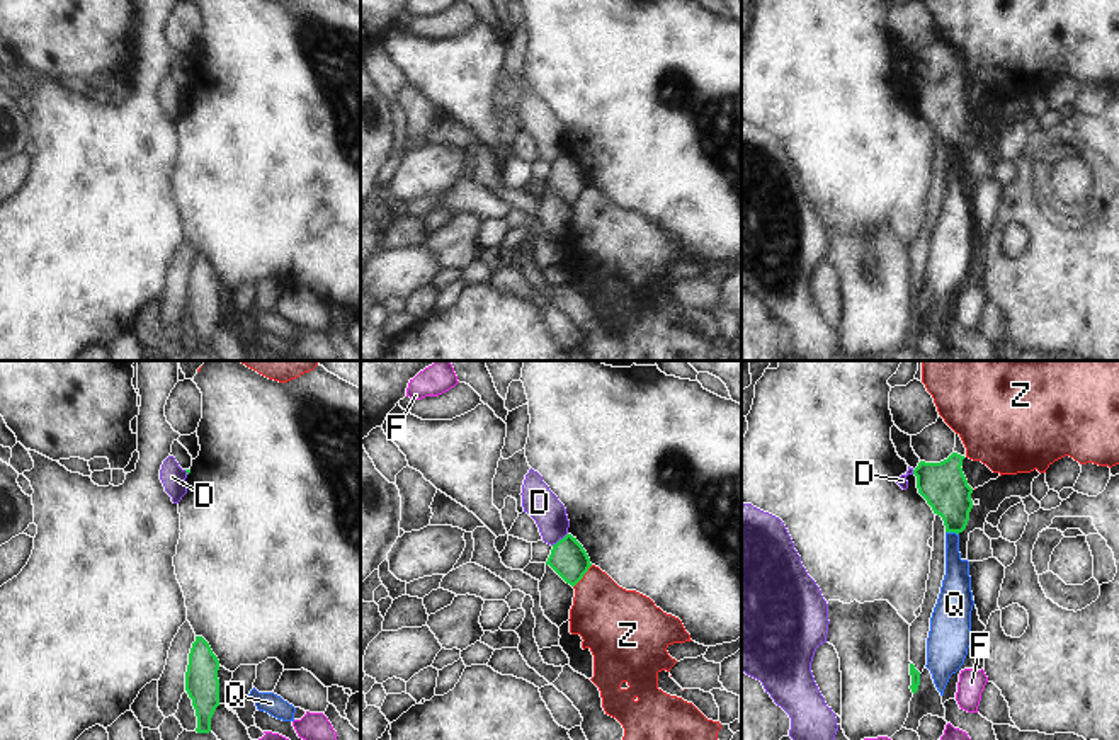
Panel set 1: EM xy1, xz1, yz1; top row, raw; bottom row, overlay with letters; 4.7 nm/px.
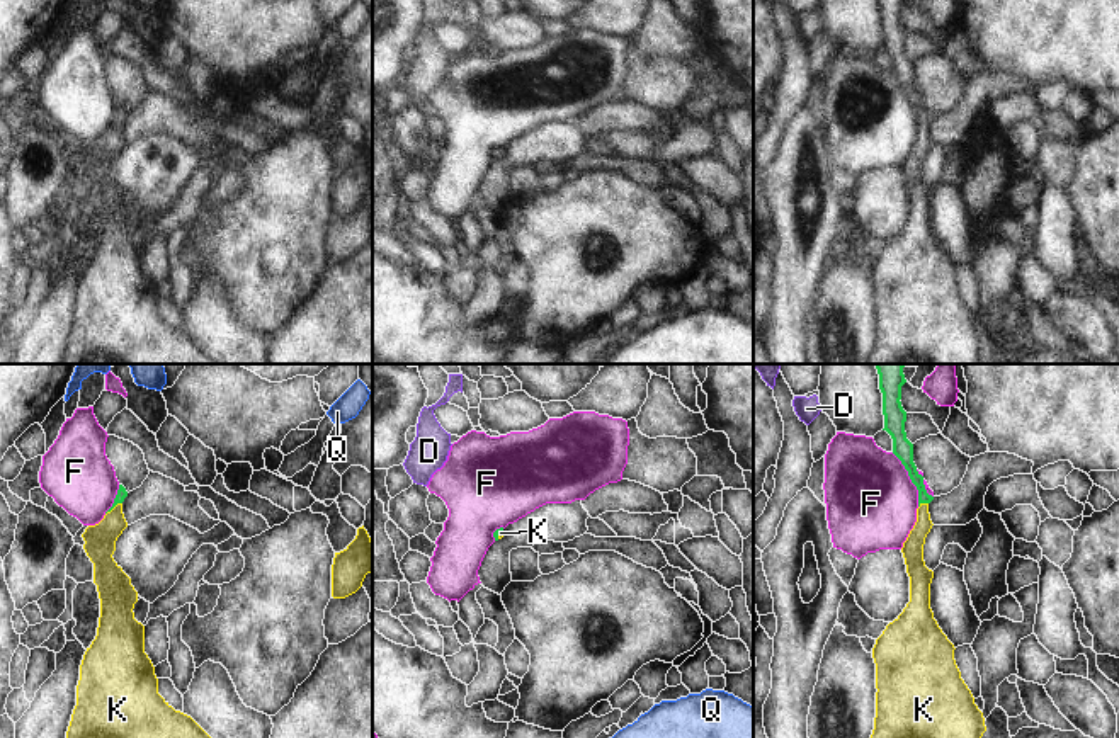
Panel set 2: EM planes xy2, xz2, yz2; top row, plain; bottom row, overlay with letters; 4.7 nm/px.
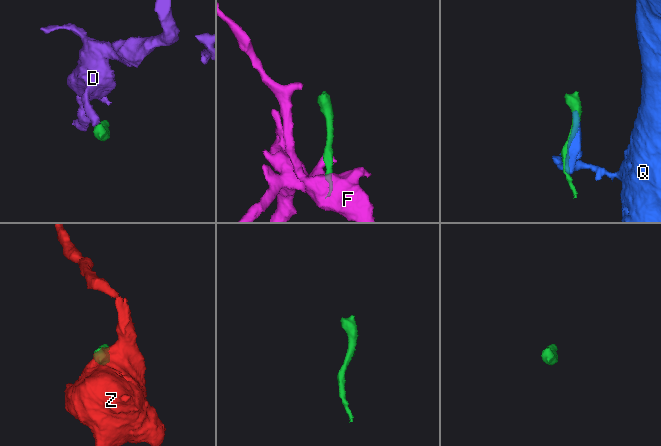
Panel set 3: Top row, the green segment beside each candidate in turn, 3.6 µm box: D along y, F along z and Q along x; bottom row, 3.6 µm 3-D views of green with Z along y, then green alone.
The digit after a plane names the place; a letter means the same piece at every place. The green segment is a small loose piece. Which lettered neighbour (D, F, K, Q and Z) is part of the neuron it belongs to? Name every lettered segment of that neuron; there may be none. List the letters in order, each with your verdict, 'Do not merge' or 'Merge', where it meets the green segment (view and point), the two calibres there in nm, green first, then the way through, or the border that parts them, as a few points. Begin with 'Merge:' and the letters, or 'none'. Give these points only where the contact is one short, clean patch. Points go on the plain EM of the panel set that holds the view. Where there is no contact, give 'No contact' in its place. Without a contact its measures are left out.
Merge: K
D: Do not merge. Touches green at xz1 (560, 159). Thickness 170 nm (green) against 160 nm. Boundary: xz1 (567, 152), (551, 164)
F: Do not merge. Touches green at yz2 (910, 97). Thickness 100 nm (green) against 440 nm. Boundary: yz2 (891, 72), (915, 106), (919, 124)
K: Merge. Touches green at xy2 (113, 126). Thickness 50 nm (green) against 140 nm. Path across: xy2 (121, 113), (113, 126), (113, 143), (99, 158)
Q: Do not merge. Touches green at yz1 (953, 150). Thickness 220 nm (green) against 140 nm
Z: Do not merge. Touches green at xz1 (582, 196). Thickness 170 nm (green) against 320 nm

